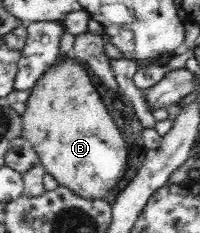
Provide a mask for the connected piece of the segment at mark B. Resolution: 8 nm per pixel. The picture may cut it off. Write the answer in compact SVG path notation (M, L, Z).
M59 59L56 65L50 66L48 71L42 74L42 77L36 81L32 86L30 97L26 102L26 109L21 115L23 119L23 129L22 136L24 136L30 143L32 147L36 150L38 158L40 158L41 164L44 166L44 170L50 173L50 175L56 178L56 182L65 188L72 190L75 194L86 199L100 199L103 198L110 189L116 188L116 184L120 181L127 170L127 159L128 159L128 149L126 148L126 141L122 138L122 133L118 129L118 125L114 123L117 120L116 114L108 109L108 106L104 104L103 97L100 93L96 91L96 86L92 84L90 74L88 74L87 67L84 63L80 63L75 59L70 61L70 59Z

